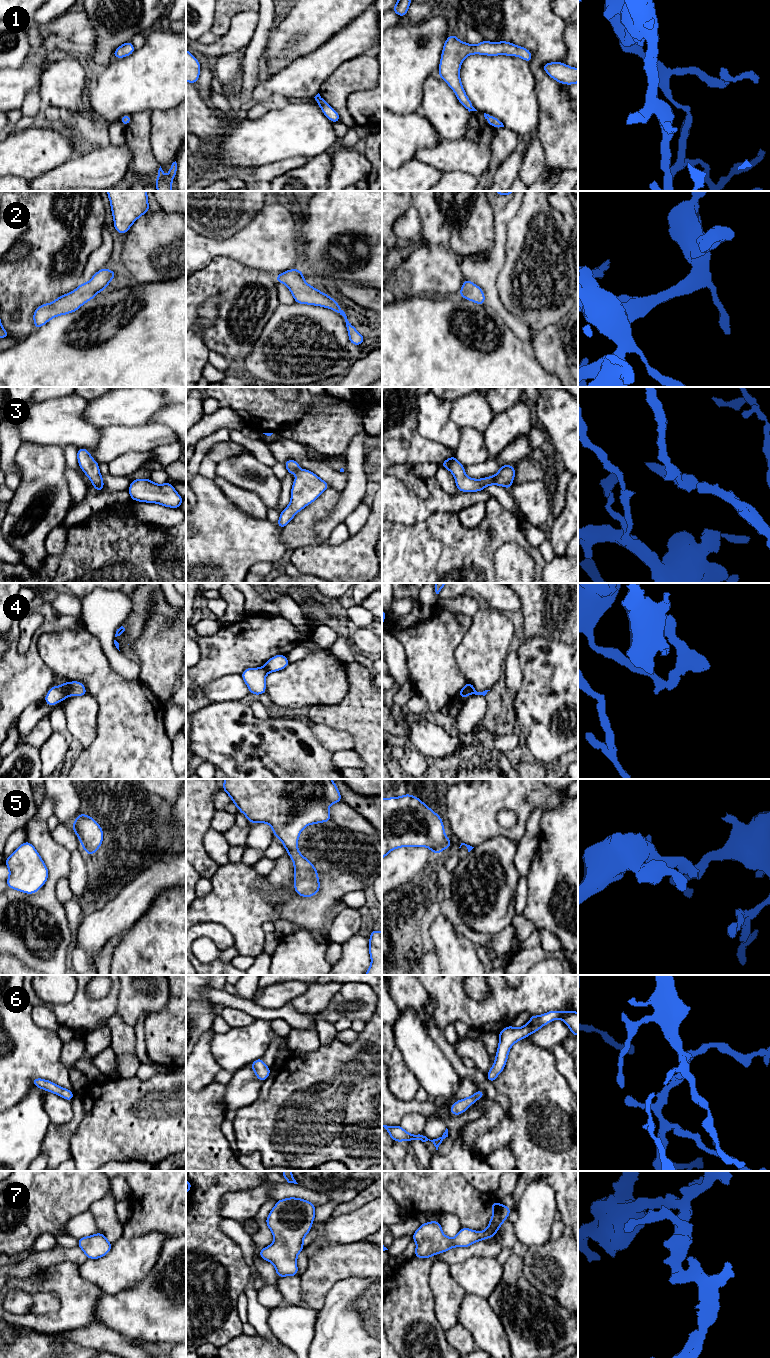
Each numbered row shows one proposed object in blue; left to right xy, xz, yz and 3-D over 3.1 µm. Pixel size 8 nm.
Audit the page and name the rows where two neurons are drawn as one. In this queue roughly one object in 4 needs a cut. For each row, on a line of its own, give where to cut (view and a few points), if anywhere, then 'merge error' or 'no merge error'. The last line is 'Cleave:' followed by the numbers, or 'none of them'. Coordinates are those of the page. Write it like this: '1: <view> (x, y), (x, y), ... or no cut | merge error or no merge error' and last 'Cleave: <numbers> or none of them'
1: no cut | no merge error
2: no cut | no merge error
3: no cut | no merge error
4: xy (69, 682), (70, 694) | merge error
5: no cut | no merge error
6: no cut | no merge error
7: no cut | no merge error
Cleave: 4

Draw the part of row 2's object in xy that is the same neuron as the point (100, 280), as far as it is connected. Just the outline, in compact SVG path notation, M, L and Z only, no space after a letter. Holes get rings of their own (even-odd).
M103 268L96 272L88 283L81 283L73 292L58 297L52 303L37 307L33 313L35 329L45 325L54 317L75 312L97 293L105 290L116 275L112 270Z

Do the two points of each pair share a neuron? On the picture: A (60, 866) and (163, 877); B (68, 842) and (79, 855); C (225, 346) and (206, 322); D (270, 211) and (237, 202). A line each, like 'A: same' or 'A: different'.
A: different
B: different
C: different
D: different

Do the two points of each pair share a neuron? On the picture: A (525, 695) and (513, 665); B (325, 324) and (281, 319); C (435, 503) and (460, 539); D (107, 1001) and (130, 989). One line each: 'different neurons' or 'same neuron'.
A: different neurons
B: same neuron
C: different neurons
D: different neurons

